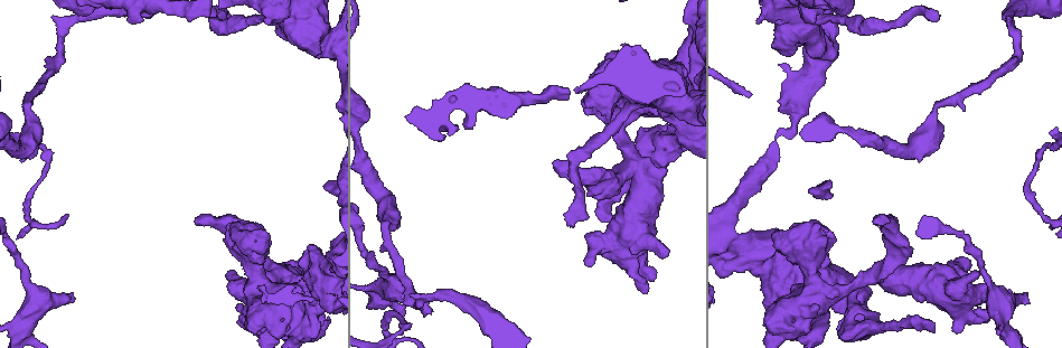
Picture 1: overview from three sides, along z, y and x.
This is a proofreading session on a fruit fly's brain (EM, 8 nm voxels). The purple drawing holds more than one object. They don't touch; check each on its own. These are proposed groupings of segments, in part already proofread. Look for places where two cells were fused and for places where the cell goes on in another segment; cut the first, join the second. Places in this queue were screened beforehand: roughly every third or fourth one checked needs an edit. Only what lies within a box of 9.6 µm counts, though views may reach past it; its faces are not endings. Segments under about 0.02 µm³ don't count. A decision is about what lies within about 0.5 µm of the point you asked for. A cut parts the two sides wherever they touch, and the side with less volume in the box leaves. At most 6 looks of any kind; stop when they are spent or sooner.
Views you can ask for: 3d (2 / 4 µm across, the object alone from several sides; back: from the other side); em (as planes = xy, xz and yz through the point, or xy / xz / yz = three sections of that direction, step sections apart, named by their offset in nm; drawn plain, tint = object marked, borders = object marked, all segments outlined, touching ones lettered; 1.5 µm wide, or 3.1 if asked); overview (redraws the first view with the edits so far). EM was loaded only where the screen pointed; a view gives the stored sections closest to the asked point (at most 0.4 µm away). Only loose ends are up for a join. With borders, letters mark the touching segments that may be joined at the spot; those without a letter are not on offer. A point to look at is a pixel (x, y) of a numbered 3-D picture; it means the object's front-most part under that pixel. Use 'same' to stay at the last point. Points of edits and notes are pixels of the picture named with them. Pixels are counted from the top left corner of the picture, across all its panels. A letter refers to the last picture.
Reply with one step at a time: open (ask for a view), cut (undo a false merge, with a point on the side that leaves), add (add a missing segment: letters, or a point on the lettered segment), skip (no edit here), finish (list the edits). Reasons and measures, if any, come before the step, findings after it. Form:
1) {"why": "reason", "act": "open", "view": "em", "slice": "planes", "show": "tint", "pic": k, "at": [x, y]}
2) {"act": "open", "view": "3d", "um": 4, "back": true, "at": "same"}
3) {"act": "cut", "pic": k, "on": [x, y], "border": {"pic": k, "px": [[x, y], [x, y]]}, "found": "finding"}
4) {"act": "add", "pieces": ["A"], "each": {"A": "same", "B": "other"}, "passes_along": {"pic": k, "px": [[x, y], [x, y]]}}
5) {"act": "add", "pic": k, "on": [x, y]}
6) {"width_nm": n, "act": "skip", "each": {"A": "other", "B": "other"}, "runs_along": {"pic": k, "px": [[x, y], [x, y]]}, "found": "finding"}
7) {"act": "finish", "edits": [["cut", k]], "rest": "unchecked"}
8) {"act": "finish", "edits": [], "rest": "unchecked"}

{"why": "abrupt turn", "act": "open", "view": "3d", "um": 4, "pic": 1, "at": [675, 82]}

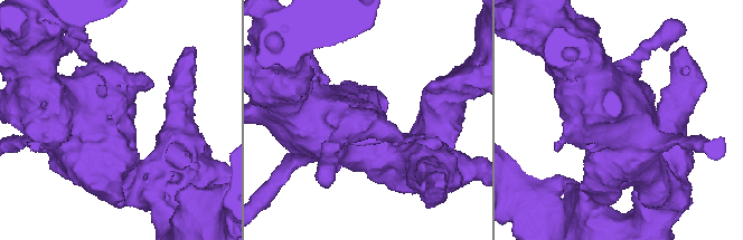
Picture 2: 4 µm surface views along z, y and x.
{"why": "shape alone is not enough", "act": "open", "view": "em", "slice": "xz", "step": 4, "show": "borders", "pic": 2, "at": [119, 133]}

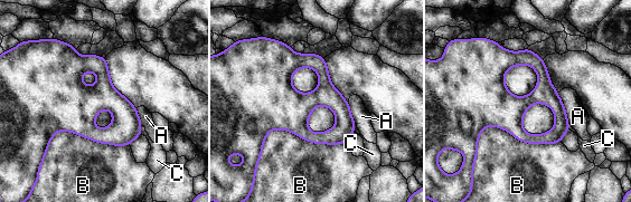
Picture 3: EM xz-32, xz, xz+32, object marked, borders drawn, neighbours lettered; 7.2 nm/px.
{"act": "skip", "each": {"A": "other", "B": "other", "C": "other"}, "border": {"pic": 3, "px": [[557, 93], [570, 123]]}, "found": "one cell here"}

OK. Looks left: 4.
{"why": "thick turns thin", "act": "open", "view": "em", "slice": "planes", "show": "borders", "pic": 1, "at": [260, 240]}

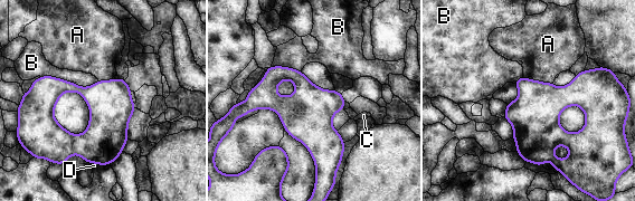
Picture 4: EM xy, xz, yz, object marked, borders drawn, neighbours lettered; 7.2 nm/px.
{"act": "skip", "each": {"A": "other", "B": "other", "C": "other", "D": "other"}, "border": {"pic": 4, "px": [[40, 76], [81, 86], [97, 80]]}, "found": "continuous, no second cell"}

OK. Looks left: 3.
{"why": "end of a long branch", "act": "open", "view": "3d", "um": 4, "pic": 1, "at": [934, 331]}

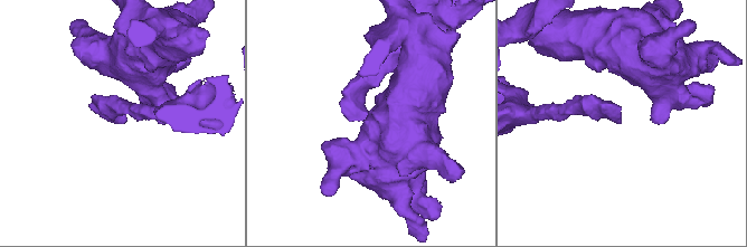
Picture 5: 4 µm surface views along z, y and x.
{"act": "open", "view": "em", "slice": "planes", "show": "borders", "pic": 5, "at": [619, 117]}

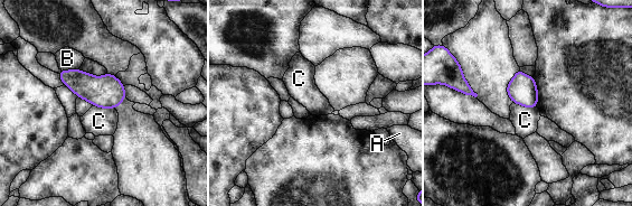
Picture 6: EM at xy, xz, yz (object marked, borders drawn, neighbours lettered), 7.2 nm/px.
{"width_nm": 200, "act": "skip", "each": {"A": "other", "B": "other", "C": "other"}, "border": {"pic": 6, "px": [[513, 102], [527, 108], [536, 108]]}, "found": "none of them fits"}

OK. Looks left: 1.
{"act": "finish", "edits": [], "rest": "unchecked"}

